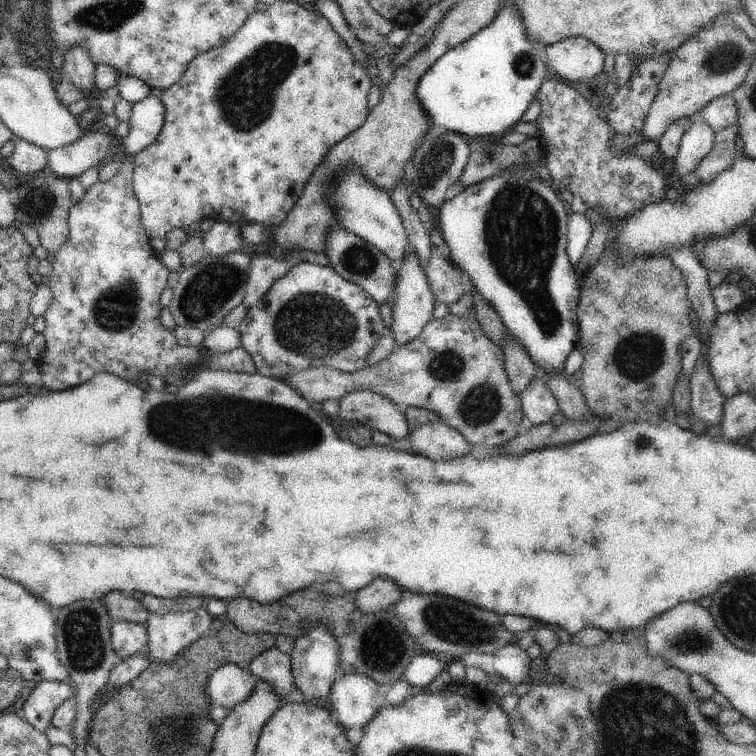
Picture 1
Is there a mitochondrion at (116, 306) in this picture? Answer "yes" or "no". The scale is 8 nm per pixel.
yes

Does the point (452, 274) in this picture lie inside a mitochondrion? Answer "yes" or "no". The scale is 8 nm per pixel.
no

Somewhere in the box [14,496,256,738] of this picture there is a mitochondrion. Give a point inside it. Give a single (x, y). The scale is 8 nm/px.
(84, 644)

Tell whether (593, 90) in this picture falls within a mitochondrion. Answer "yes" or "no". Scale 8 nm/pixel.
no

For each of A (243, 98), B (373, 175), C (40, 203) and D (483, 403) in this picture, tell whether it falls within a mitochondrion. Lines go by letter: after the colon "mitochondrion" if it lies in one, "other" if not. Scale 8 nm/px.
A: mitochondrion
B: other
C: mitochondrion
D: mitochondrion

